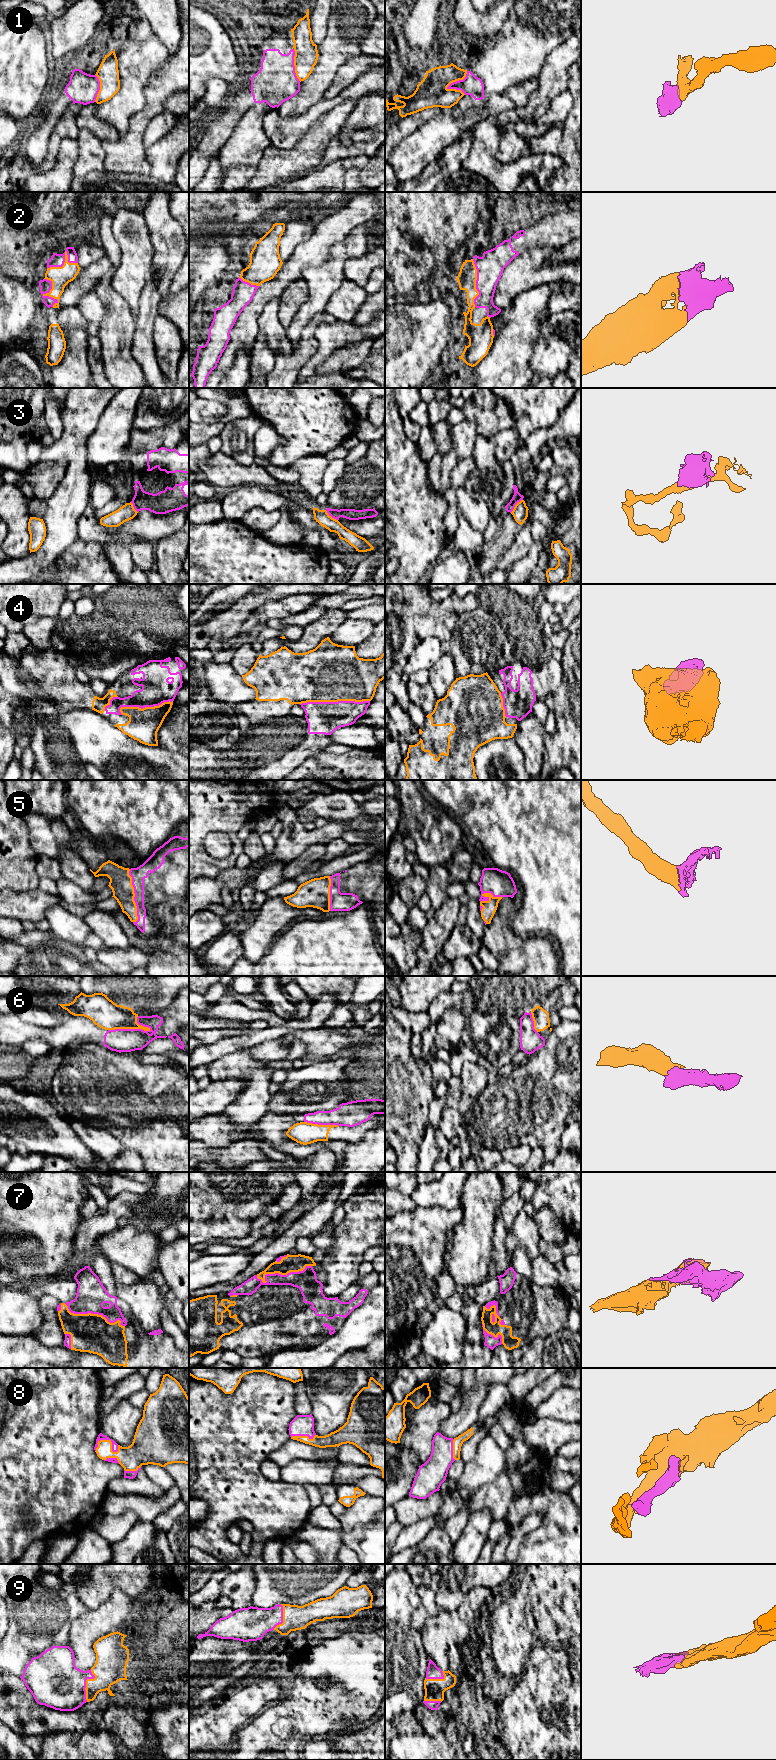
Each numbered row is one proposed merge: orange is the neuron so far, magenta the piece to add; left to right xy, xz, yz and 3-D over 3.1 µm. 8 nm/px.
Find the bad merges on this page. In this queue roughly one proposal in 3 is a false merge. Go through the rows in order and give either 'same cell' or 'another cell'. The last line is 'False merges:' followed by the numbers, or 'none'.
1: another cell
2: same cell
3: another cell
4: same cell
5: same cell
6: another cell
7: same cell
8: same cell
9: same cell
False merges: 1, 3, 6

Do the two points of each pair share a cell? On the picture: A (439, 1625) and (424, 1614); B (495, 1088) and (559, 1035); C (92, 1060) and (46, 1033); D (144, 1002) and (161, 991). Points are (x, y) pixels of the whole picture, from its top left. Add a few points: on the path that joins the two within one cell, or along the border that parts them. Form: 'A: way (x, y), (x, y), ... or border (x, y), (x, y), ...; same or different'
A: border (433, 1615), (426, 1620), (419, 1631); different
B: way (515, 1091), (518, 1091), (546, 1063), (549, 1055); same
C: border (66, 1049), (63, 1052); different
D: way (148, 998), (153, 993), (157, 993); same

